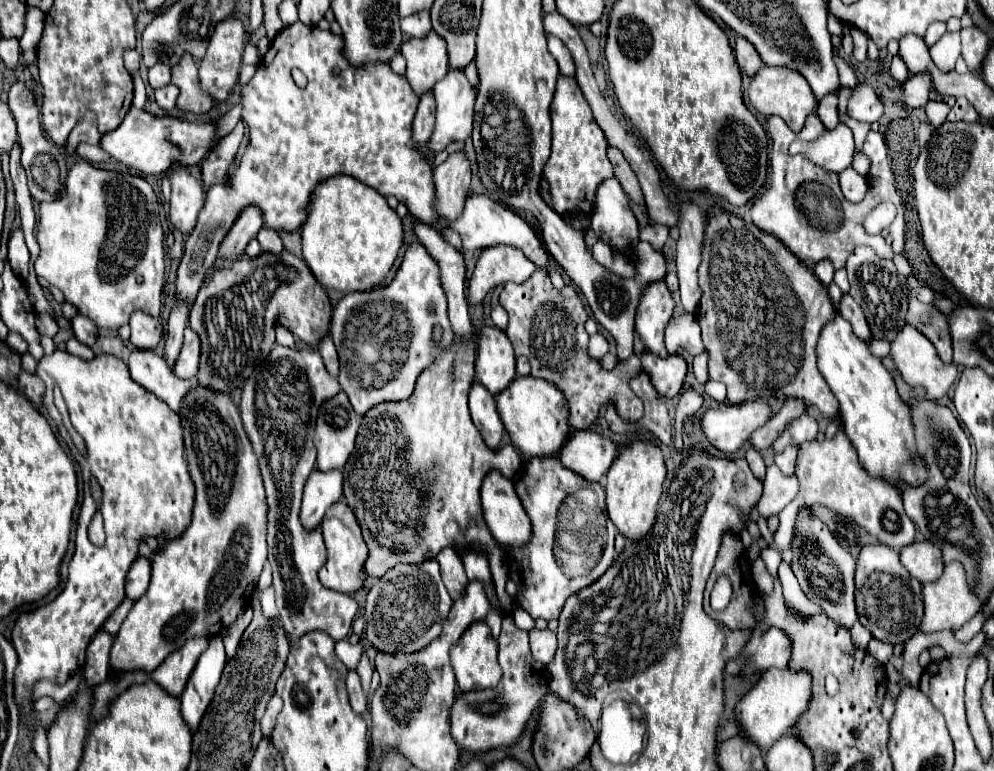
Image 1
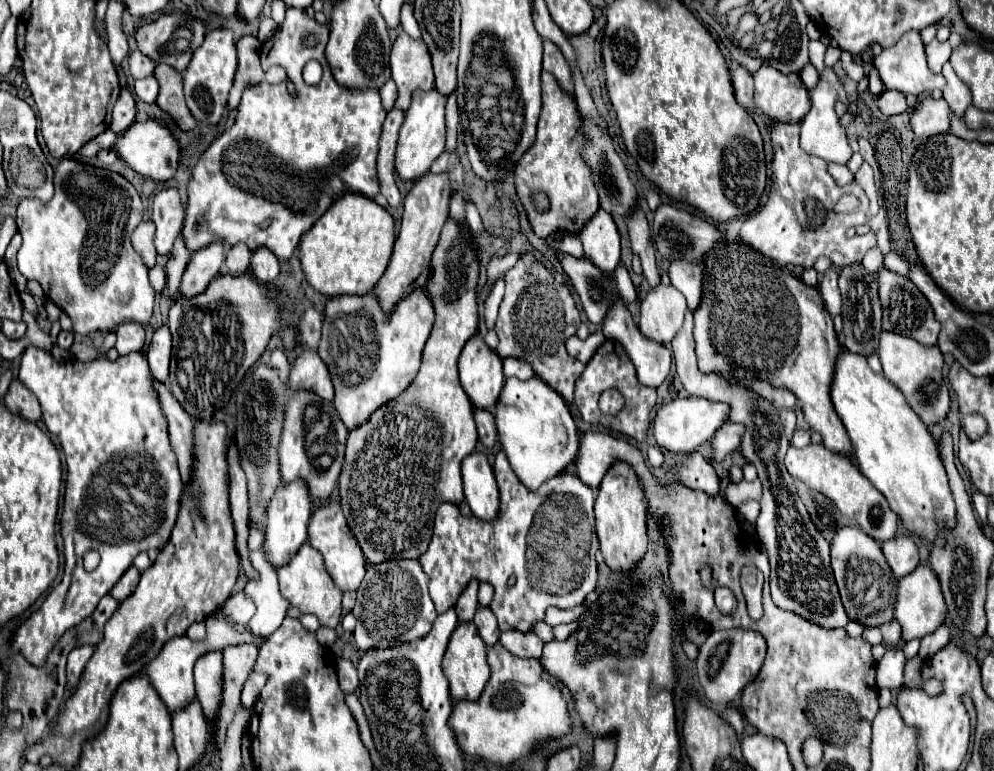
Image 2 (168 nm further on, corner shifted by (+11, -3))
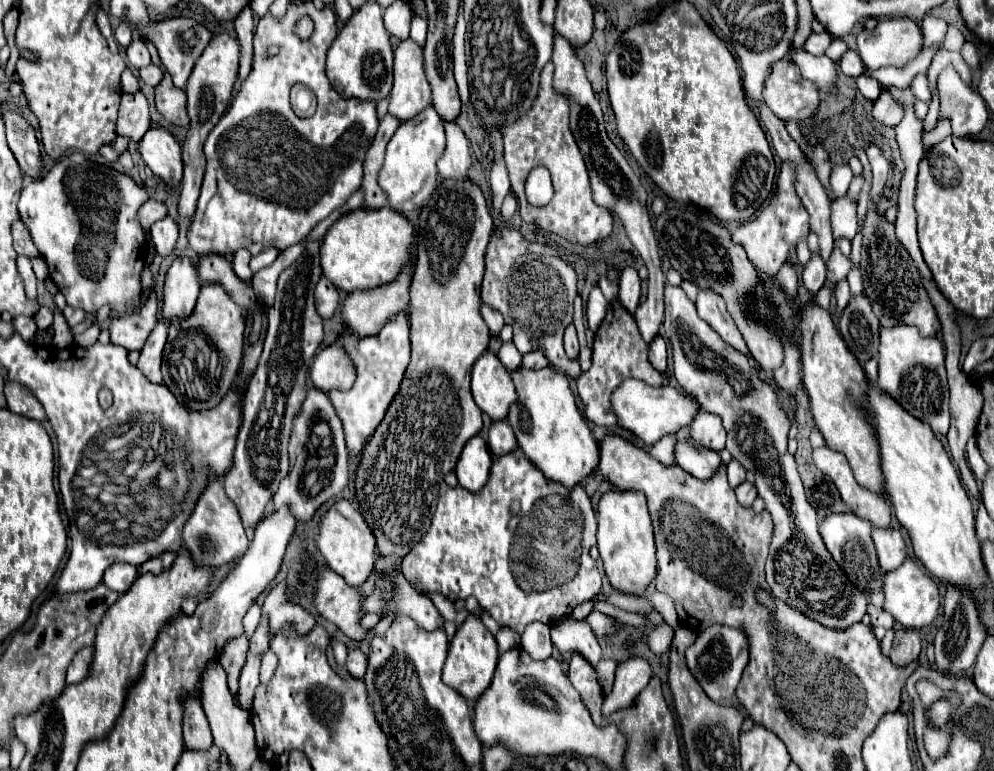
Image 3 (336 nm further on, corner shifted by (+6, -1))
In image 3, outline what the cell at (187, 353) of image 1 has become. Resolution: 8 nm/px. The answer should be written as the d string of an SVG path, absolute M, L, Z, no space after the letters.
M158 320L158 324L154 326L154 330L150 332L146 344L140 350L140 358L136 368L150 380L156 384L162 384L162 374L160 374L160 364L162 364L162 350L166 344L166 334L168 334L168 326L164 320Z

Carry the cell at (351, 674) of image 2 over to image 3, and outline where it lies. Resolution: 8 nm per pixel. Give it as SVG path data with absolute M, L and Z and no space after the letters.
M354 648L348 652L348 660L346 660L346 670L354 676L354 678L364 678L366 674L366 666L368 666L368 658L360 648Z

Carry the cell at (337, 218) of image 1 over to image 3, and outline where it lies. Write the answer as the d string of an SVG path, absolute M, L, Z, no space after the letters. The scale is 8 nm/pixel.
M384 206L380 210L354 210L340 220L336 220L324 236L320 248L322 270L336 288L344 292L370 290L382 284L394 282L402 268L412 258L414 226L412 222Z

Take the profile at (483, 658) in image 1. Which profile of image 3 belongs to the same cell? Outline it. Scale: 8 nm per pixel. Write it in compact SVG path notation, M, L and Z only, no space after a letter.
M470 614L464 620L464 624L456 630L456 634L450 642L448 660L442 670L442 682L446 686L454 688L458 694L462 694L466 700L474 702L490 686L490 680L496 670L496 662L498 662L498 648L496 648L494 634L476 616Z

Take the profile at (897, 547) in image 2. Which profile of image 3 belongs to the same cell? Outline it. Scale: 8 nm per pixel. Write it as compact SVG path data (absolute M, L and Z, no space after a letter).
M874 528L872 540L878 554L878 564L884 572L896 570L906 560L906 544L896 528Z

